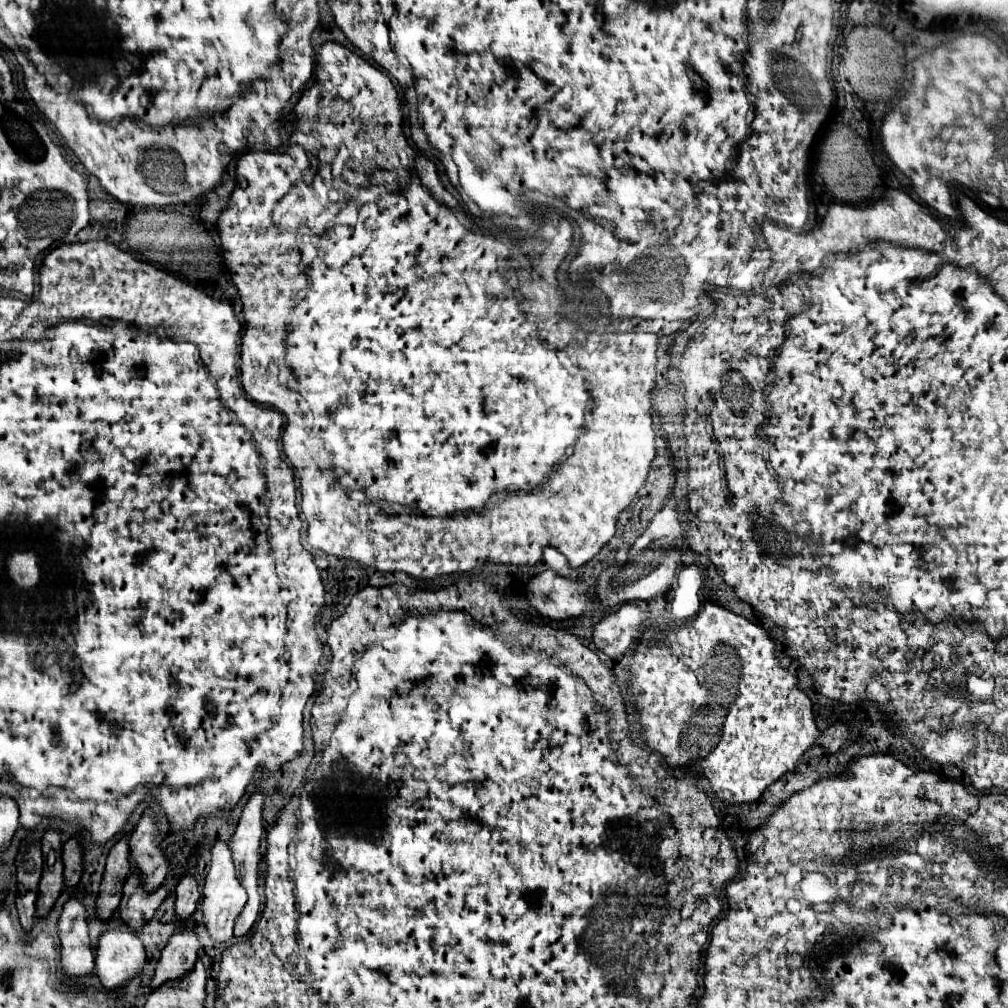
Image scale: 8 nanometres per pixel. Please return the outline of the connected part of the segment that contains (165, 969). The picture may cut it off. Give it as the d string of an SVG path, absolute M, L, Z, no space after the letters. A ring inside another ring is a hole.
M191 929L177 931L161 953L161 959L151 981L151 989L159 989L159 985L163 983L183 979L187 973L191 973L197 961L197 949L199 941Z

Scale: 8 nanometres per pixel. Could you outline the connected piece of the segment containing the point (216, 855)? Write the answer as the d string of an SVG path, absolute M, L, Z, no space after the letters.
M215 843L211 853L213 853L211 869L209 869L209 875L205 877L203 895L201 895L203 925L209 931L209 935L215 939L215 943L223 945L225 941L229 941L233 937L233 923L235 923L235 917L241 913L241 909L243 909L245 901L247 901L247 893L241 887L239 879L235 877L235 865L233 865L229 845L227 843Z

